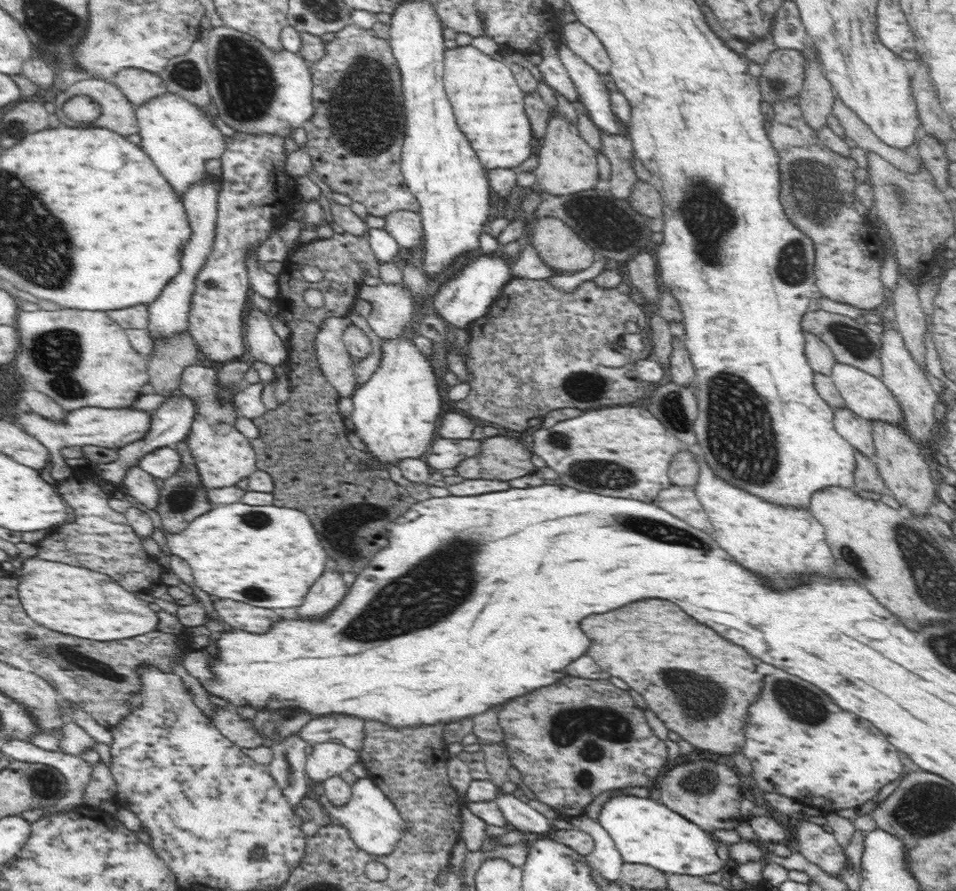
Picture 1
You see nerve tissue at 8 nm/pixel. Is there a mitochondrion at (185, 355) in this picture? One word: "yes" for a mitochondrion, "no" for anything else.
no

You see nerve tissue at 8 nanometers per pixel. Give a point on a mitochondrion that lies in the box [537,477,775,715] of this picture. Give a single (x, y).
(658, 531)

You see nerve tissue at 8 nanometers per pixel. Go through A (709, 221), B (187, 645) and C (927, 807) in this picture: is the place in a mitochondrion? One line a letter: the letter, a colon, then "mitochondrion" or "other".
A: mitochondrion
B: other
C: mitochondrion

